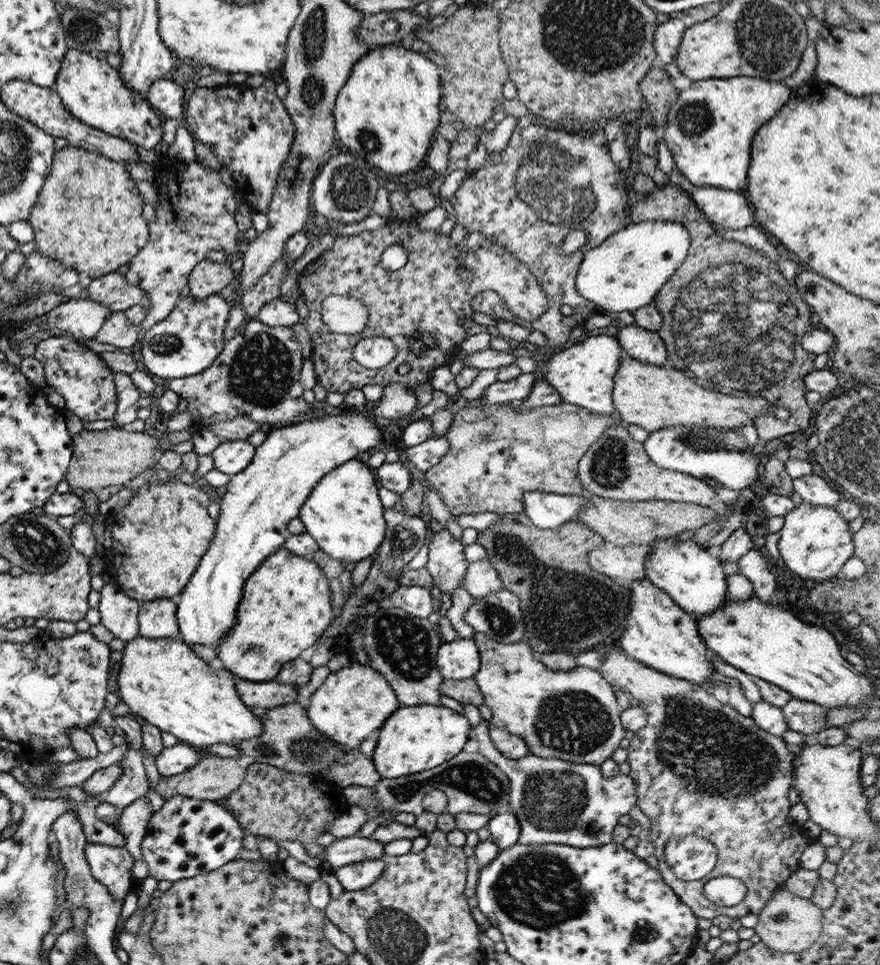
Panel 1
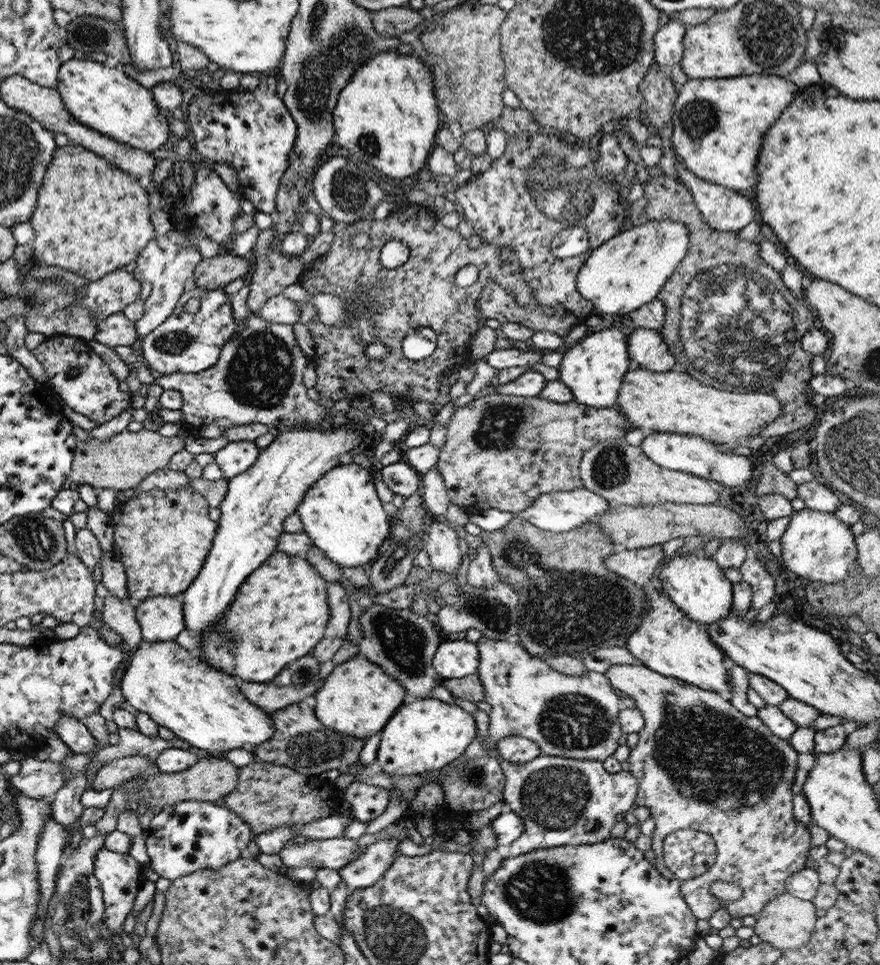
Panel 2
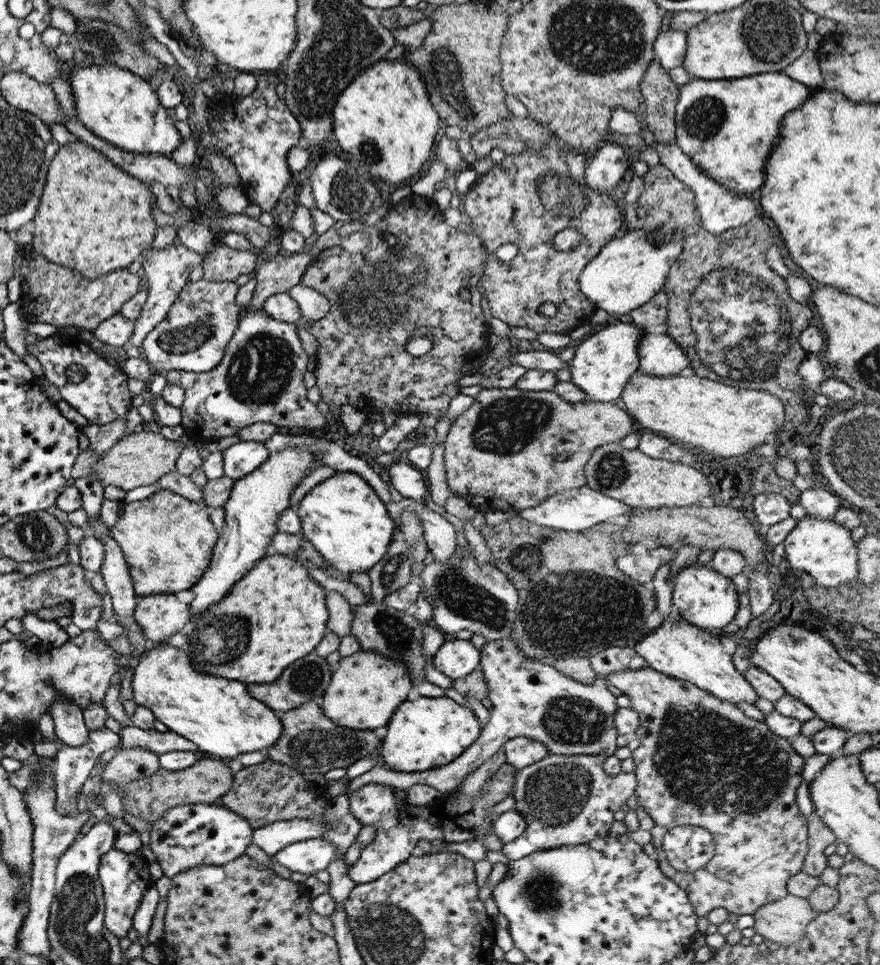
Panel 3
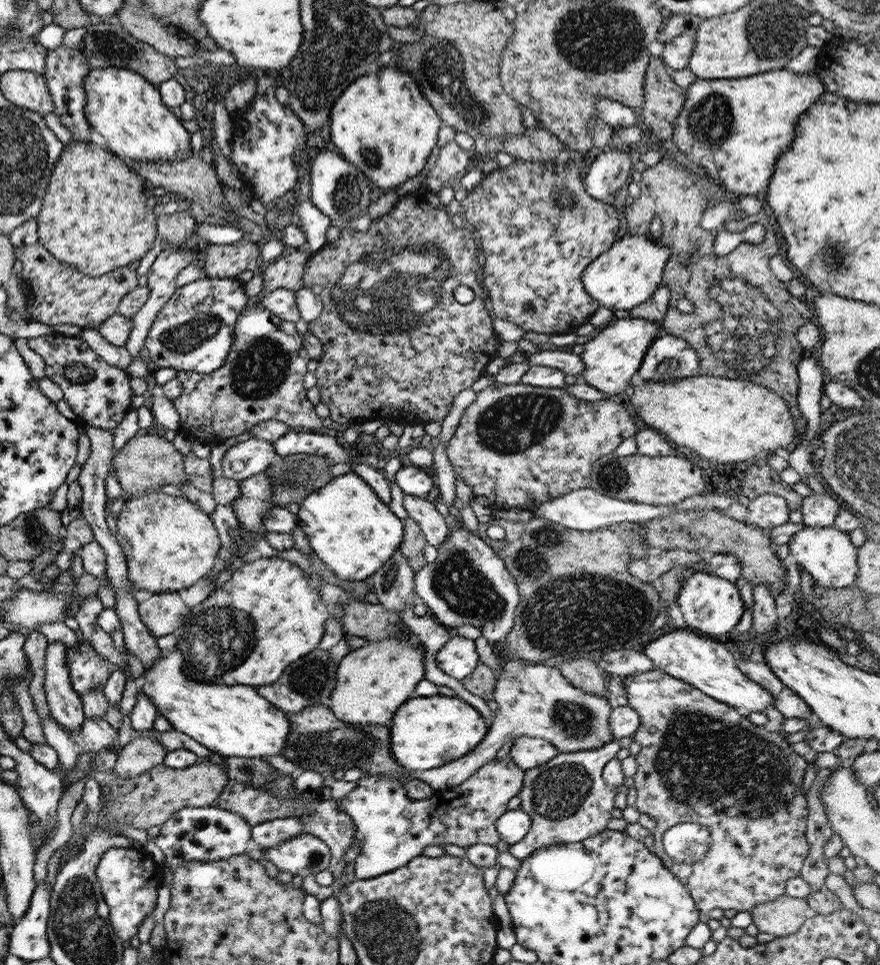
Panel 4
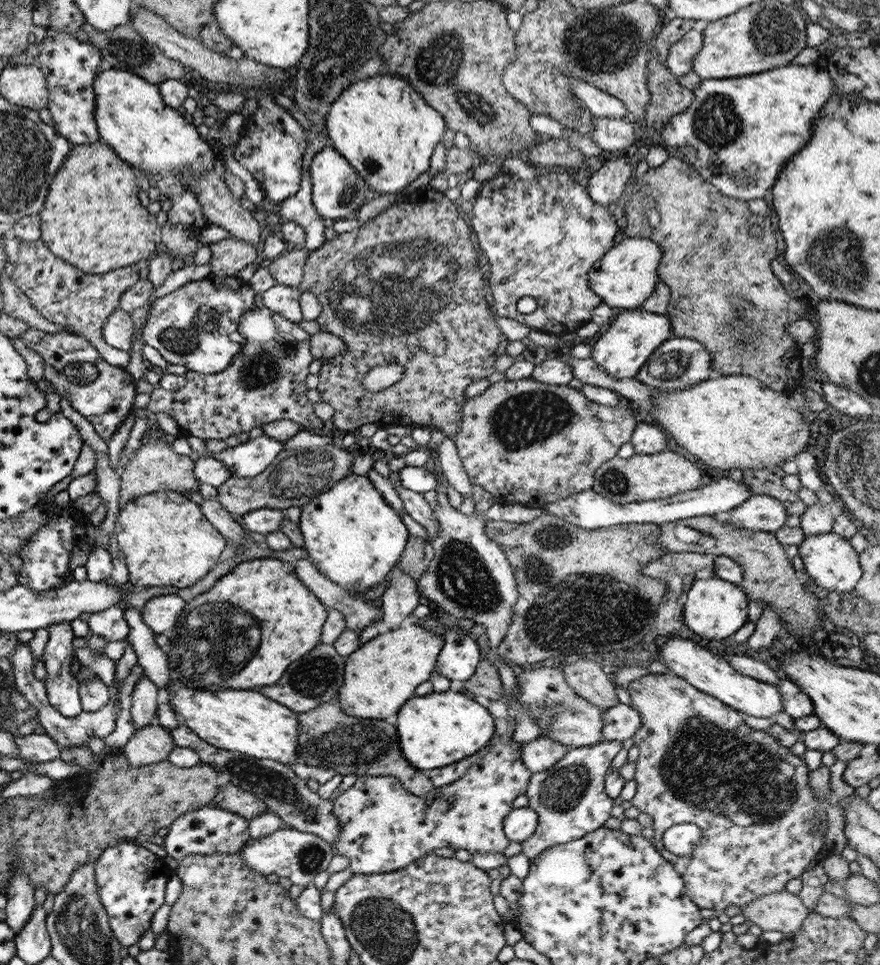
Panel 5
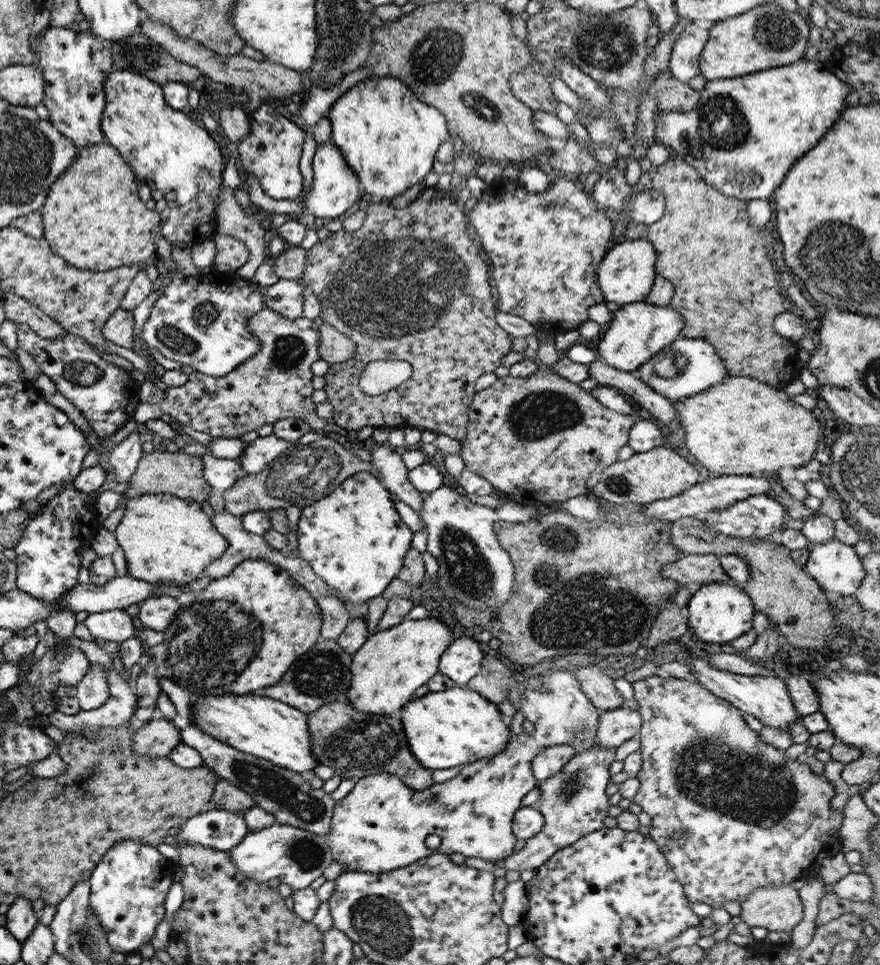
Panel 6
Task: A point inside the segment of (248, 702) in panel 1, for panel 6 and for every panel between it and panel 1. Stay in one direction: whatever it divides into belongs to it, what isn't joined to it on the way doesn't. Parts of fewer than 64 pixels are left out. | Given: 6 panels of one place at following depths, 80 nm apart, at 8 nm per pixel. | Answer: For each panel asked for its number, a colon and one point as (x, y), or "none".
2: (294, 681)
3: (305, 680)
4: (310, 680)
5: (314, 679)
6: (321, 676)

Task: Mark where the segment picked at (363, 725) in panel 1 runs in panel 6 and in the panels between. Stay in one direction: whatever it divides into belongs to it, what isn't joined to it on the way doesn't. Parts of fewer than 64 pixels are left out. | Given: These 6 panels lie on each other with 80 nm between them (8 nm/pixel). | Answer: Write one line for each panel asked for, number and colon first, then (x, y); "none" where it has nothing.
2: (357, 698)
3: (365, 688)
4: (372, 681)
5: (380, 675)
6: (385, 670)

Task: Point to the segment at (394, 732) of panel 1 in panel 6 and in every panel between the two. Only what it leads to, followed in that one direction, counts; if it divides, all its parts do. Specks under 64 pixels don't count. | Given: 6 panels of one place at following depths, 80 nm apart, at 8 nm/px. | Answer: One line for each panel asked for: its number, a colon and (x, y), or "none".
2: (423, 736)
3: (426, 733)
4: (427, 732)
5: (438, 729)
6: (451, 728)

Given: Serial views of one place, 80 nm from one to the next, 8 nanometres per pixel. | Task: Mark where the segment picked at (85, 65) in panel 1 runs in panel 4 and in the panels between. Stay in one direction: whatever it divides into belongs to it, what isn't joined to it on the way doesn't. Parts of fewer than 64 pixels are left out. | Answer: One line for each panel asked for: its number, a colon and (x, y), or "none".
2: (100, 96)
3: (121, 108)
4: (125, 113)

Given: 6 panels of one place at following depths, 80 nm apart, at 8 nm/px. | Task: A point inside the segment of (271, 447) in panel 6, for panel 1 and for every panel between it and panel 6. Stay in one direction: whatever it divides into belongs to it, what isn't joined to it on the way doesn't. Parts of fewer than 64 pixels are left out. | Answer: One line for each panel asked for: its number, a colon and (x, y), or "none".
1: (229, 457)
2: (233, 458)
3: (239, 459)
4: (243, 459)
5: (246, 460)

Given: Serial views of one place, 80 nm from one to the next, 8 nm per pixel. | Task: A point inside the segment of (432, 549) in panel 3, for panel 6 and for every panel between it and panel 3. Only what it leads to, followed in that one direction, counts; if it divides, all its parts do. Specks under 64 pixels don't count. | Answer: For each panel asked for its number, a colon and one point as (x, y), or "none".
4: (432, 525)
5: (413, 503)
6: (387, 460)

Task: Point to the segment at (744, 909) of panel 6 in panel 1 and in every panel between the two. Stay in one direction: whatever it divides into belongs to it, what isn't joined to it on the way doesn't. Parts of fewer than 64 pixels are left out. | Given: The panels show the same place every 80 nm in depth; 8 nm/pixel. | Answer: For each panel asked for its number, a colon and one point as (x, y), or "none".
1: (786, 923)
2: (786, 922)
3: (784, 921)
4: (782, 916)
5: (782, 911)

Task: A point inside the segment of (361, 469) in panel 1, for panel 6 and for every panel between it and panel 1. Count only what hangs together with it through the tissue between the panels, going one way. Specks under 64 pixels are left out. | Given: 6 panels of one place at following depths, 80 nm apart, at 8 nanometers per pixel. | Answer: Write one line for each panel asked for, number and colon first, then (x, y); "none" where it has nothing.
2: (340, 513)
3: (341, 516)
4: (348, 529)
5: (351, 536)
6: (352, 539)

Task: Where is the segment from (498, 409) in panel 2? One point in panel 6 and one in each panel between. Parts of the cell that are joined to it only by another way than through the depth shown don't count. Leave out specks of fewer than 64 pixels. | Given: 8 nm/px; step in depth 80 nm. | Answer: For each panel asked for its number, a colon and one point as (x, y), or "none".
3: (511, 449)
4: (515, 445)
5: (527, 443)
6: (539, 439)

